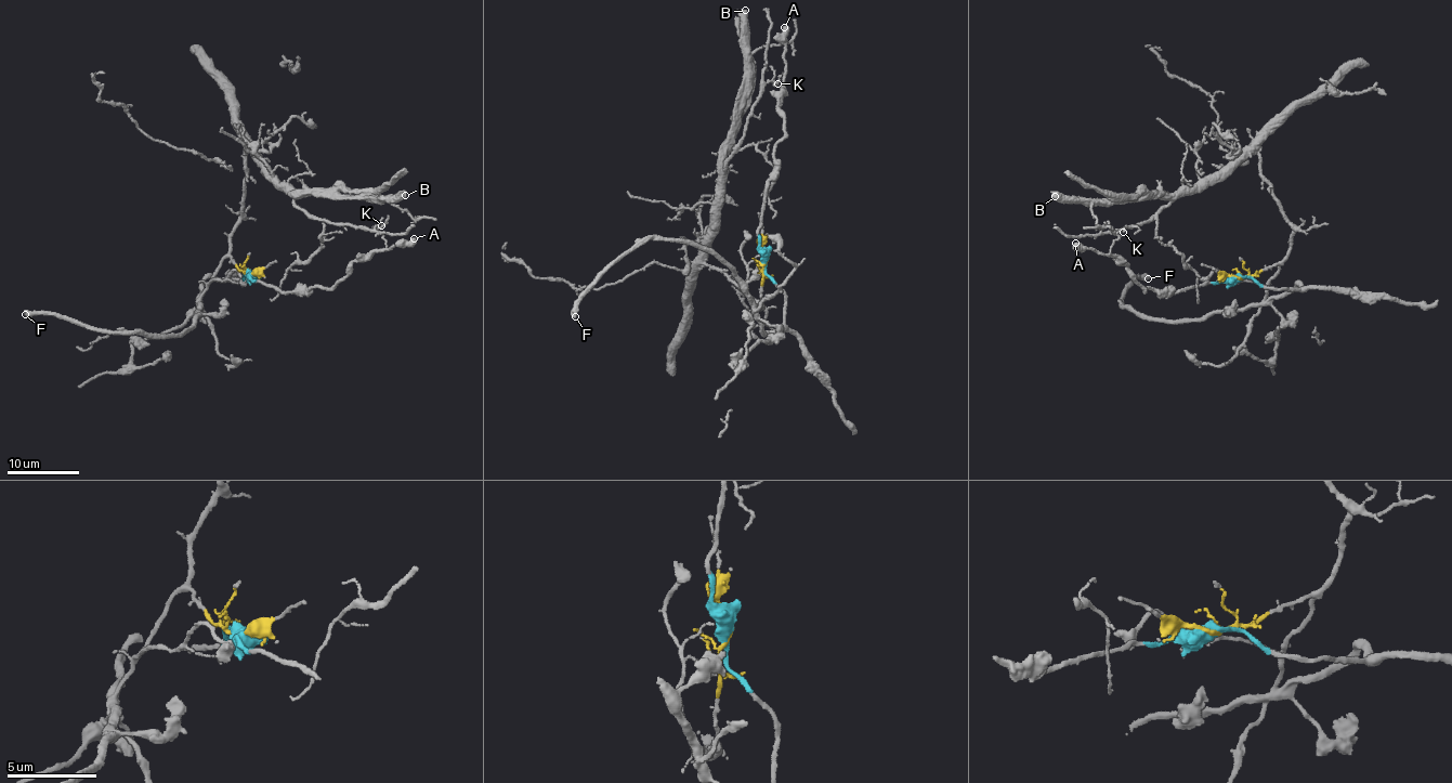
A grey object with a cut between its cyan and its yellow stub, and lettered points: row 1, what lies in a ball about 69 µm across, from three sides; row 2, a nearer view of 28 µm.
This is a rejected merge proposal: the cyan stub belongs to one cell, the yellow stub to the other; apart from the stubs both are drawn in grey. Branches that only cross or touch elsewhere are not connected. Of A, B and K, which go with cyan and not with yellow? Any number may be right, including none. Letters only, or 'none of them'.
A

